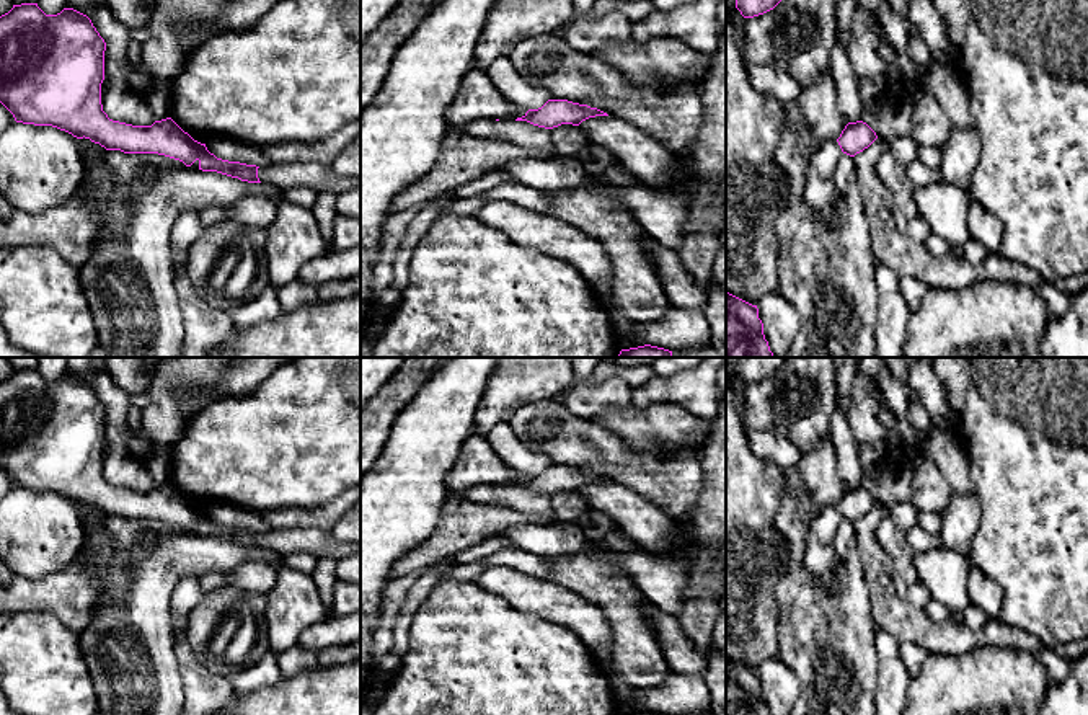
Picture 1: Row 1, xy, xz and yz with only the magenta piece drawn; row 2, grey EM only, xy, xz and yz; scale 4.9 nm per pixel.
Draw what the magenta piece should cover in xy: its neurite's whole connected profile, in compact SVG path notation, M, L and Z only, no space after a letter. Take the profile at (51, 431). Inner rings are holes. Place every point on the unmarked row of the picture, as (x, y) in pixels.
M38 369L13 371L0 382L0 469L16 488L52 491L77 504L90 504L106 516L158 519L179 526L186 532L197 526L202 537L261 548L259 532L217 524L206 509L194 506L171 483L155 486L152 491L132 491L109 485L101 470L104 416L106 408L86 380L73 374L46 380Z

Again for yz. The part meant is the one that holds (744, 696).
M726 658L726 715L770 715L757 671L729 658Z

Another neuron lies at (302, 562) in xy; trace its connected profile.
M295 552L282 557L282 565L295 571L310 575L316 566L316 558L307 552Z

